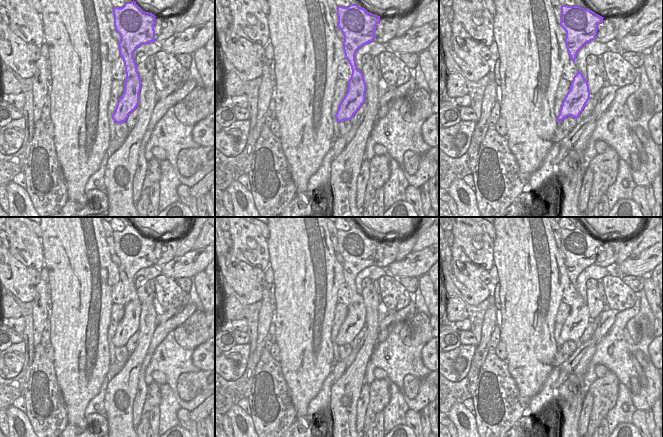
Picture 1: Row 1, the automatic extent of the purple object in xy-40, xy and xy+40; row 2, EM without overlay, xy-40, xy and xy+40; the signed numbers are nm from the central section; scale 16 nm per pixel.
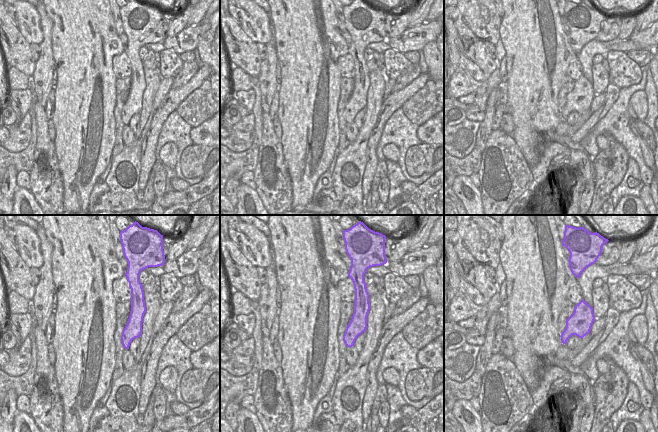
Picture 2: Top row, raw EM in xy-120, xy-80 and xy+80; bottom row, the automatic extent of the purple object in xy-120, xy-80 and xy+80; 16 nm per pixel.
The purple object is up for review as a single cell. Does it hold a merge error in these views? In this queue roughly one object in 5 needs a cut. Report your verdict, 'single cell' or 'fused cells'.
single cell

